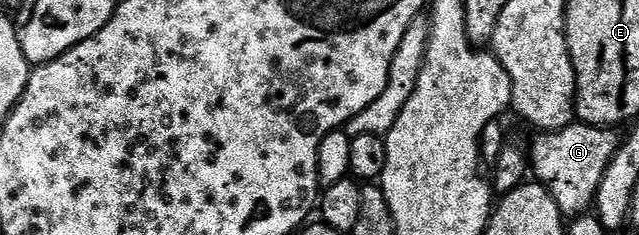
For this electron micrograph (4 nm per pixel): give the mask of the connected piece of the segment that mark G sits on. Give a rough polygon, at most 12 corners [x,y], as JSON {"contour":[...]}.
{"contour":[[578,121],[536,134],[529,167],[565,217],[592,210],[621,139]]}

